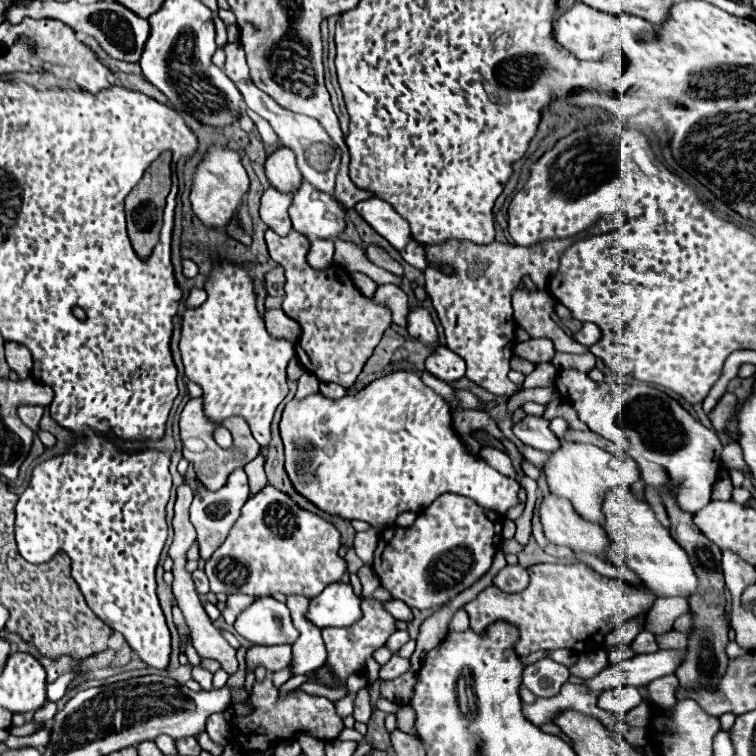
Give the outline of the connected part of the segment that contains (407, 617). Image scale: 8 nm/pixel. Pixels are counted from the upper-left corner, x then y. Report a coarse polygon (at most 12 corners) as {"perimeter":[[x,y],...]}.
{"perimeter":[[401,600],[385,602],[397,620],[411,622],[411,608]]}

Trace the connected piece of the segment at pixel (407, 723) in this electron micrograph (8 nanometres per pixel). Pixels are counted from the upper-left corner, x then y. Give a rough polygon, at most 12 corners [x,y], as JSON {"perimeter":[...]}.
{"perimeter":[[406,704],[395,712],[397,728],[405,734],[417,734],[415,710]]}

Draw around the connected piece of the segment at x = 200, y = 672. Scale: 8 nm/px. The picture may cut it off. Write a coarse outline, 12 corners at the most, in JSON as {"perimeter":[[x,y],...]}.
{"perimeter":[[195,666],[191,676],[203,690],[211,690],[211,674],[203,666]]}

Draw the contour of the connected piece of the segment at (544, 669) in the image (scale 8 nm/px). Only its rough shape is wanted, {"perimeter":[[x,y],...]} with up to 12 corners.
{"perimeter":[[543,658],[523,670],[523,684],[537,698],[559,694],[571,674]]}

